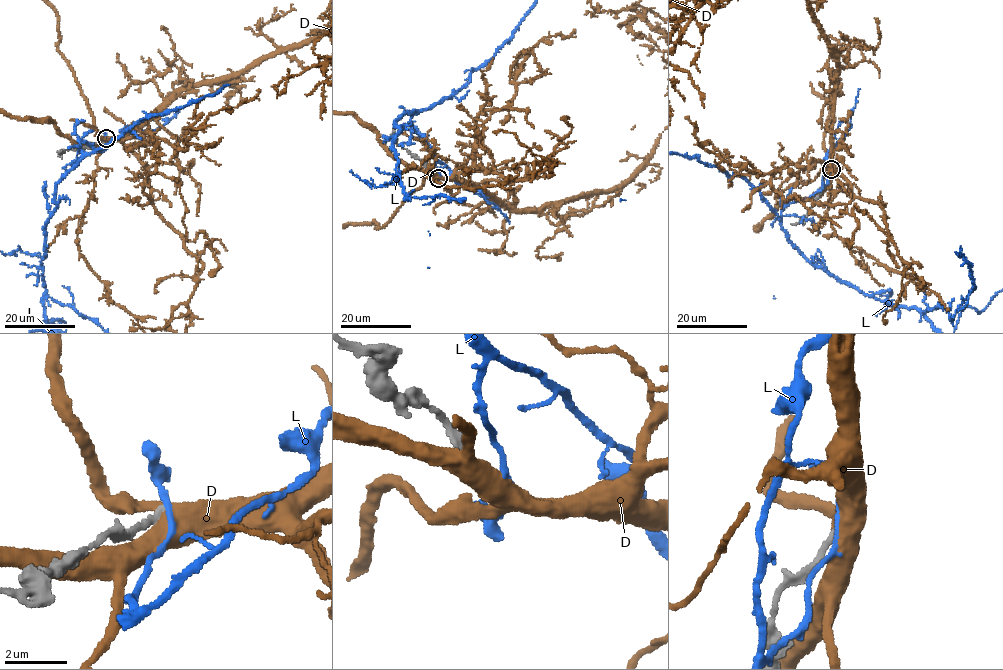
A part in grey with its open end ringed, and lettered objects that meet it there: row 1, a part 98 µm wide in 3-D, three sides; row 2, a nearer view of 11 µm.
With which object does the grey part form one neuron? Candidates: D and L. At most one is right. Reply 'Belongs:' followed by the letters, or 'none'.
Belongs: none

